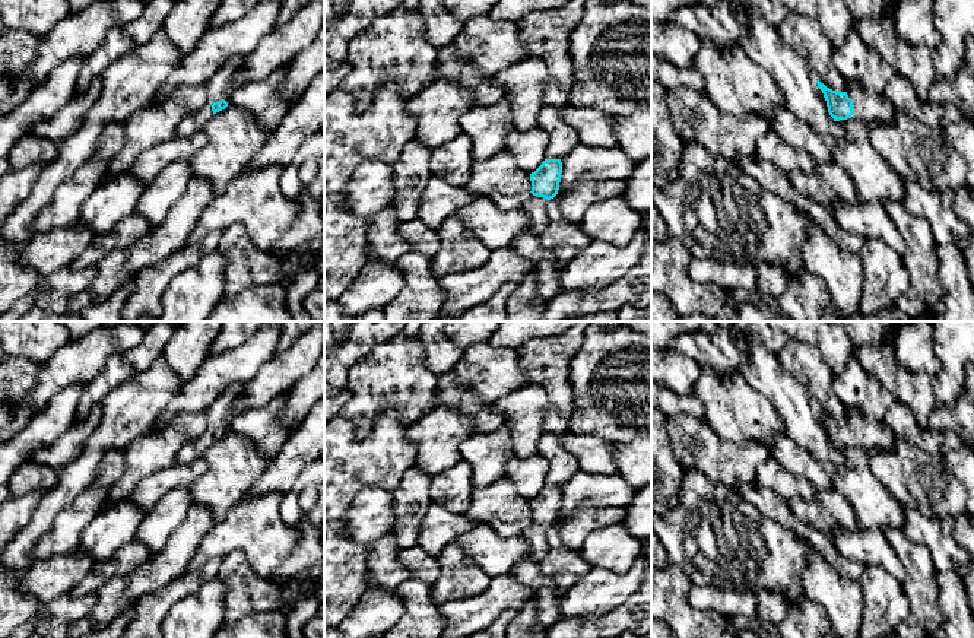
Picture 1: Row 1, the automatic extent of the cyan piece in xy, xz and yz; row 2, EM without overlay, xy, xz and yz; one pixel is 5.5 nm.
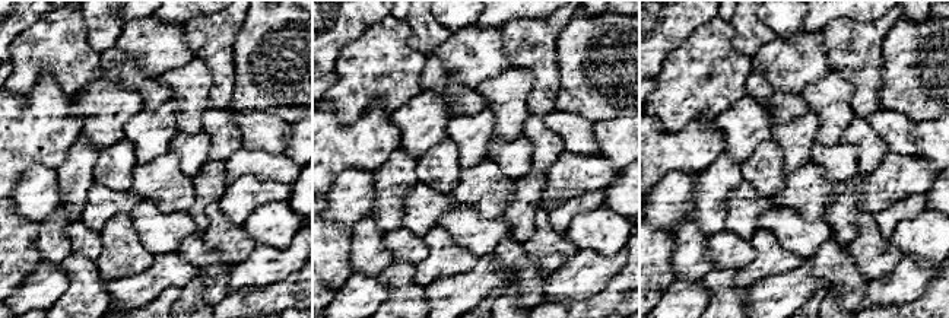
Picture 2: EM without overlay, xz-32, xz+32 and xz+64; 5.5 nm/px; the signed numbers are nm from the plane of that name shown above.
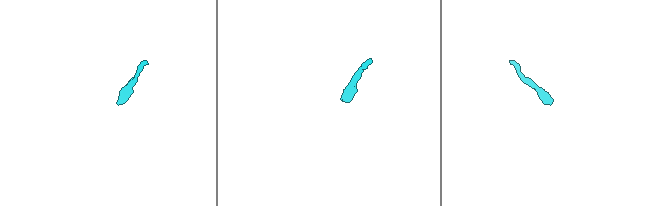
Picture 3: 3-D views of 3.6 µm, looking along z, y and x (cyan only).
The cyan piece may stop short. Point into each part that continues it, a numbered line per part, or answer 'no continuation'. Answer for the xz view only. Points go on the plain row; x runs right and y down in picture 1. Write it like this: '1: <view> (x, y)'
1: xz (535, 535)

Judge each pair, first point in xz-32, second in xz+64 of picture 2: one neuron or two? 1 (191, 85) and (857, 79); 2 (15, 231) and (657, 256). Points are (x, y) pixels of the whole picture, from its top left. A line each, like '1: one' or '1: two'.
1: two
2: one

